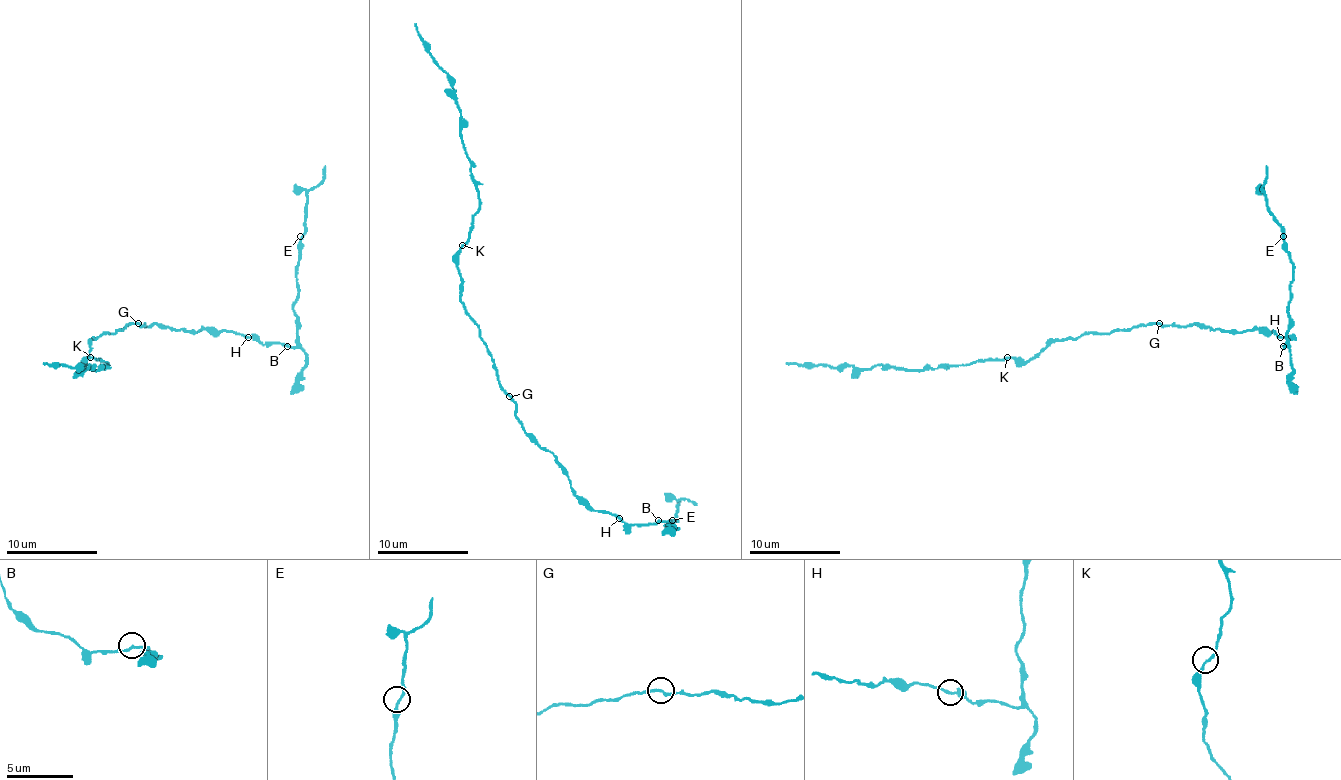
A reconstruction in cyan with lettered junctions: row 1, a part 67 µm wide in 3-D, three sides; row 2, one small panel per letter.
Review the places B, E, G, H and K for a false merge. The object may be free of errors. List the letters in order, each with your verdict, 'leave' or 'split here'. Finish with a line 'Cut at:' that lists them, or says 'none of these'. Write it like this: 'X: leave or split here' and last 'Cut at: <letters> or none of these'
B: leave
E: leave
G: leave
H: leave
K: leave
Cut at: none of these

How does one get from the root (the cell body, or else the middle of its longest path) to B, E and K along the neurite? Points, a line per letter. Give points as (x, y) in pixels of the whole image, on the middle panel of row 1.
B: (511, 396), (521, 426), (555, 456), (571, 488), (596, 511), (617, 515), (628, 525), (653, 525), (658, 520)
E: (511, 396), (521, 426), (555, 456), (571, 488), (596, 511), (628, 525), (665, 522), (669, 529), (672, 520)
K: (511, 396), (500, 385), (479, 325), (461, 300), (461, 273), (456, 266), (461, 245)

